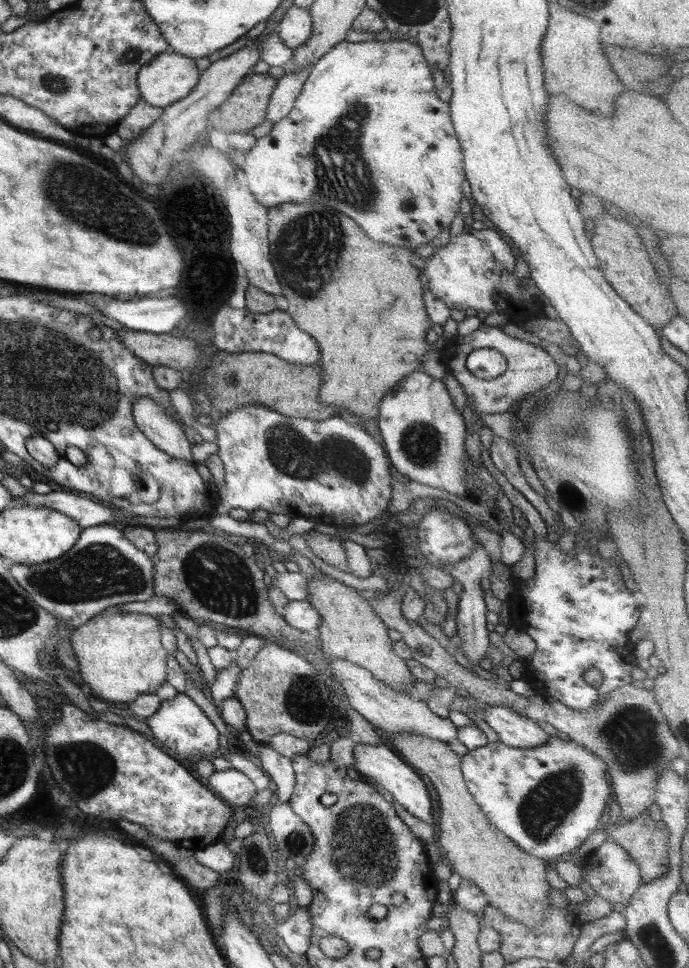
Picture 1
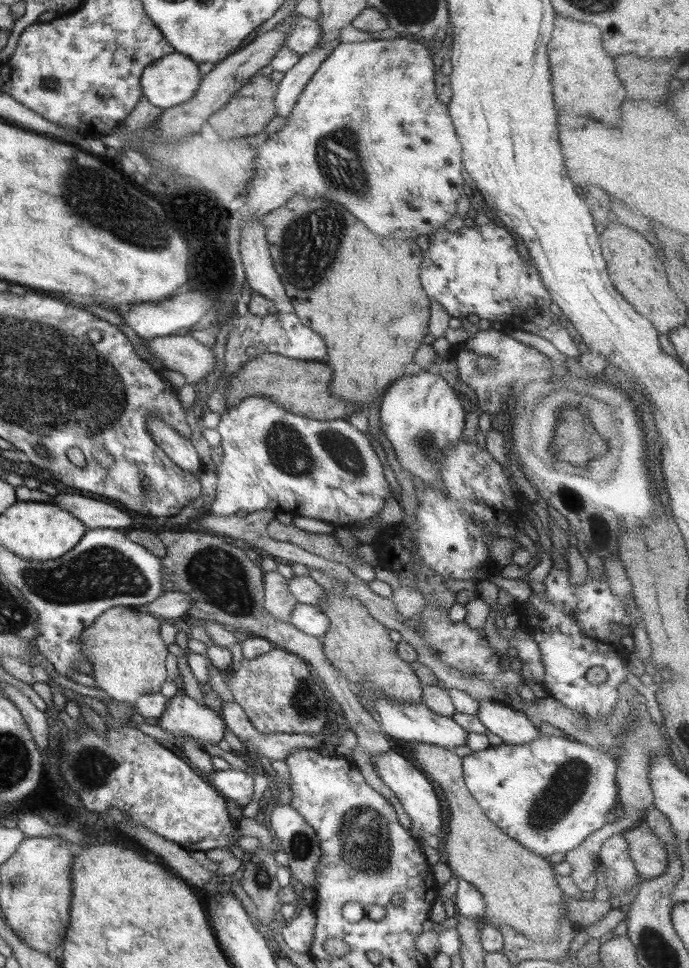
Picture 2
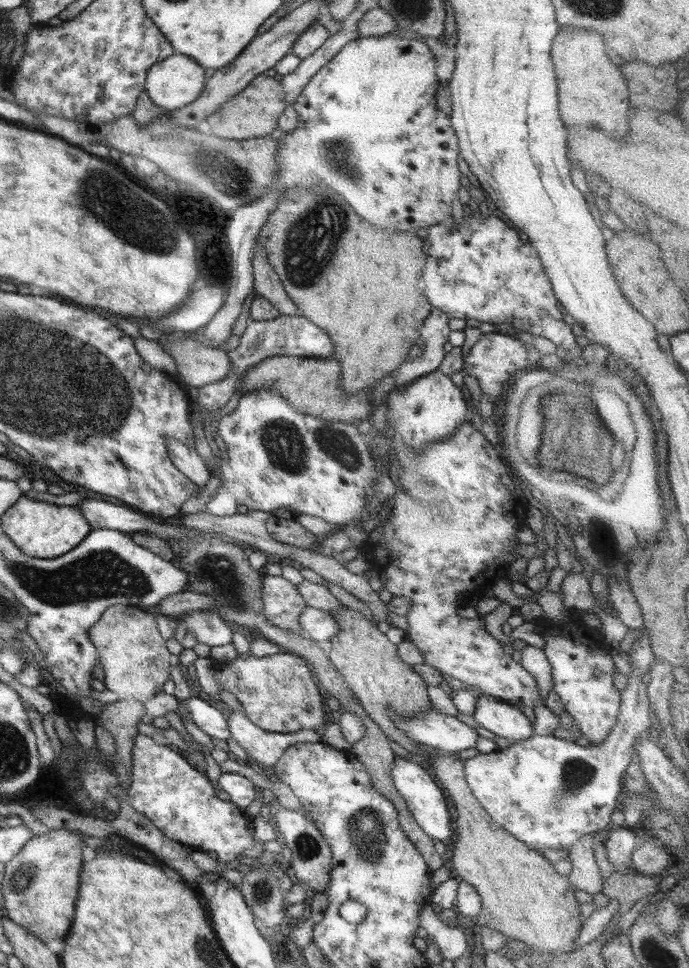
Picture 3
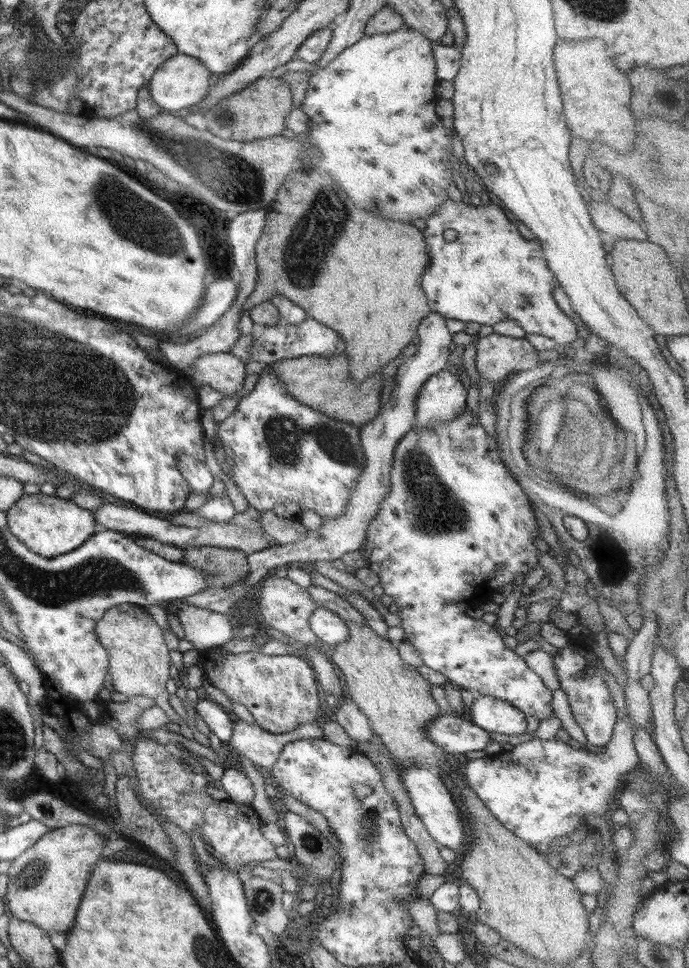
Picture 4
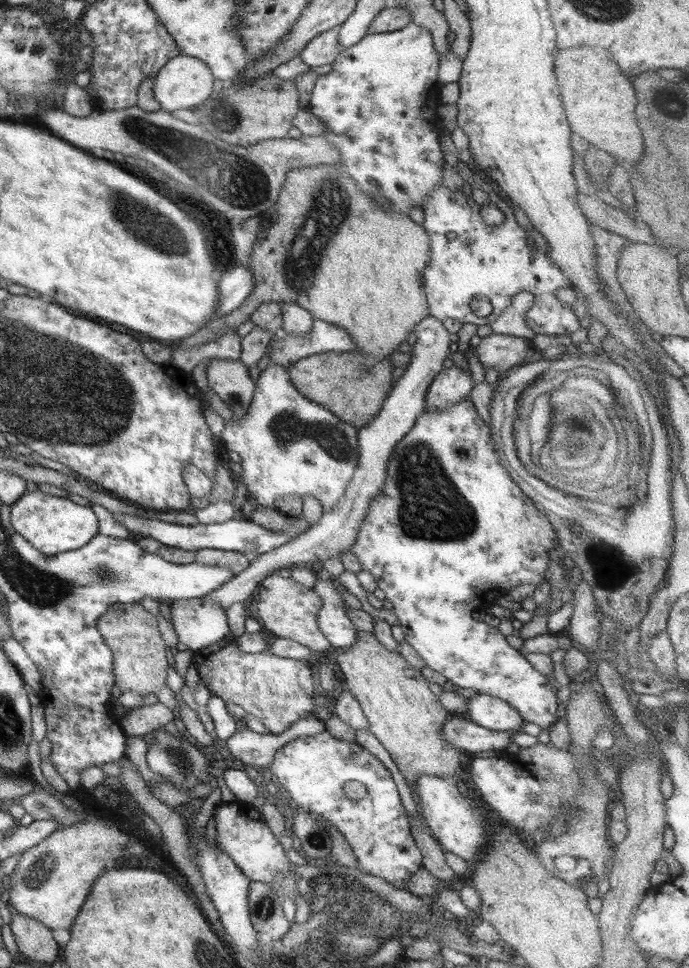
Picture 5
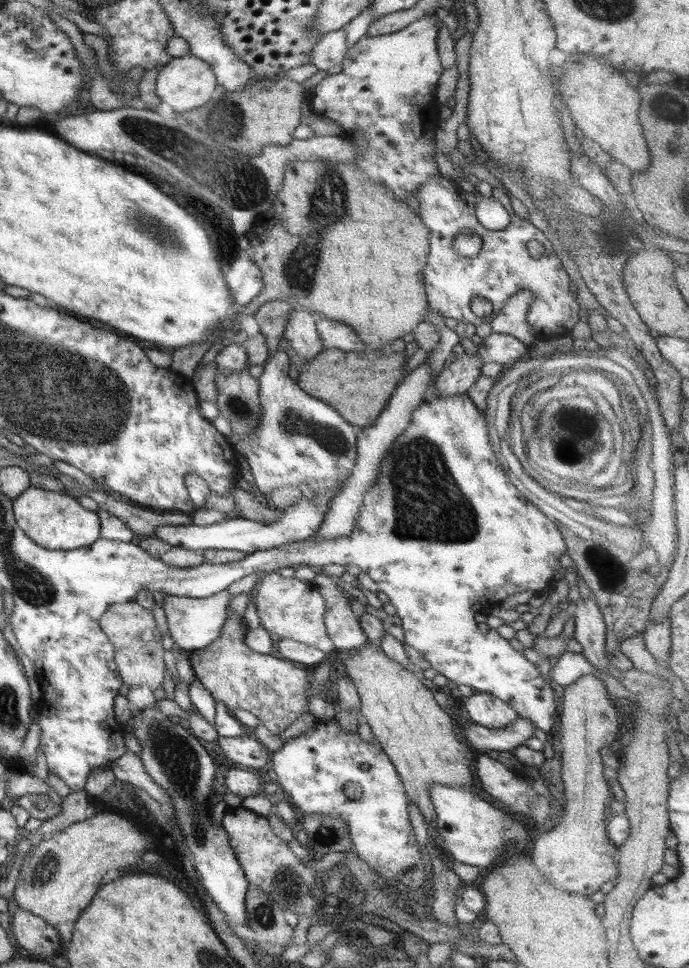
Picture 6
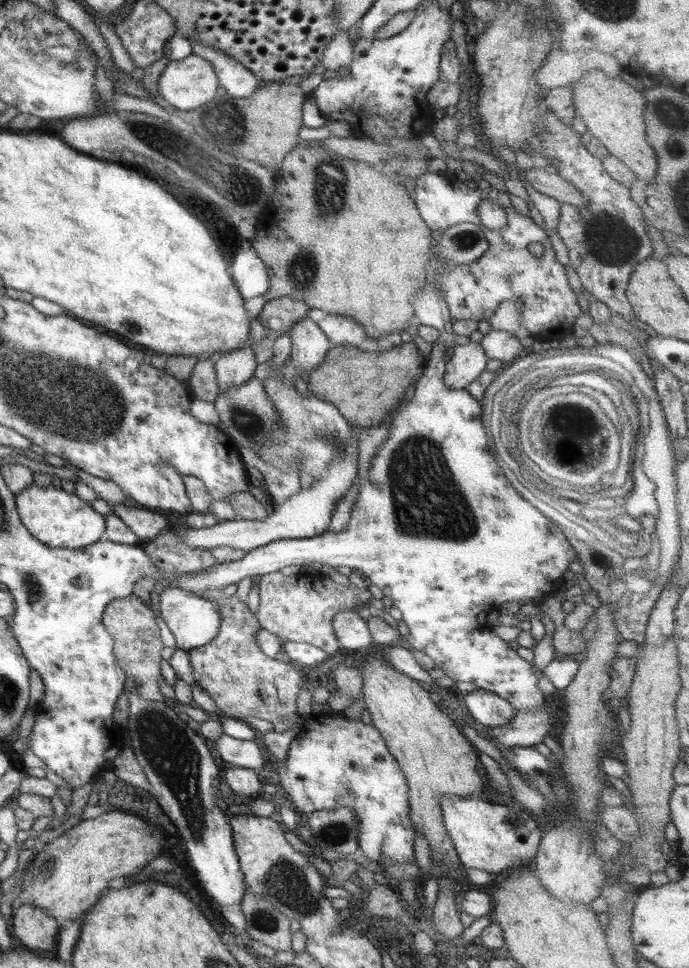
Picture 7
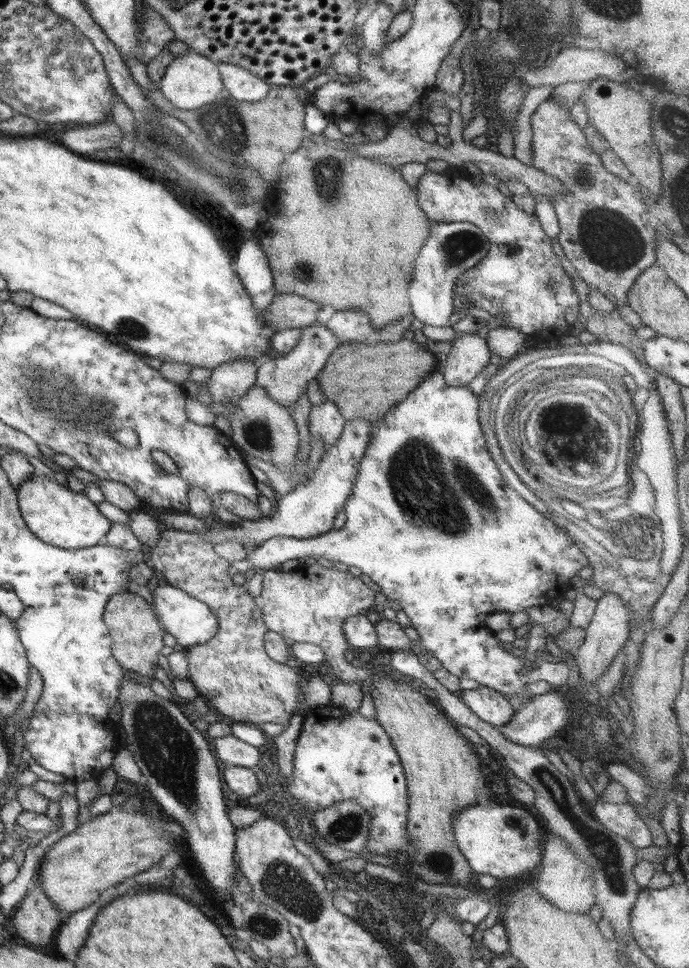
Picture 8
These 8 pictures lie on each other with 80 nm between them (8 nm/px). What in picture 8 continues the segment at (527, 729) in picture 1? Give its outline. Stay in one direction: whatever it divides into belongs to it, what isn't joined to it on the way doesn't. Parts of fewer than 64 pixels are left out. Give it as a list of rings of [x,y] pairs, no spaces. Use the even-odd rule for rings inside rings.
[[[486,687],[476,690],[461,691],[459,698],[487,724],[498,726],[508,724],[514,717],[516,710],[504,695]]]

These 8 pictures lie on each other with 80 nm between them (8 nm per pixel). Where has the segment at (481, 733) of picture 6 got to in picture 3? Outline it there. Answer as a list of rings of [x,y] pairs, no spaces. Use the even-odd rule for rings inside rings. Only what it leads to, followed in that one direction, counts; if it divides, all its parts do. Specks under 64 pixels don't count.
[[[428,710],[418,714],[418,718],[402,718],[388,712],[394,727],[420,744],[428,744],[436,750],[447,753],[460,752],[466,748],[475,748],[479,737],[476,729],[468,727],[454,716],[446,716]]]

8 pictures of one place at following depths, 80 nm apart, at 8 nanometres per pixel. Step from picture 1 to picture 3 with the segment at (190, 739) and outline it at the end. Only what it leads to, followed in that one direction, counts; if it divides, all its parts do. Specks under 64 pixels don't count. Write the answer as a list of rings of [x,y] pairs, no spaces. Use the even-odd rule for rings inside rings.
[[[200,697],[188,698],[178,701],[178,710],[175,713],[184,722],[184,719],[192,721],[204,734],[218,740],[228,740],[231,732],[228,729],[228,720],[213,704],[209,704]]]

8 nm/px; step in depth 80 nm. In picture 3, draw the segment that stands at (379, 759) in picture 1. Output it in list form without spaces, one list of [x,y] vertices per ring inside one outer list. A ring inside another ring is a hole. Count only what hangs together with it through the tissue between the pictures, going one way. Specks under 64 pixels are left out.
[[[398,752],[390,767],[390,777],[392,777],[392,783],[394,783],[396,791],[406,801],[407,809],[416,819],[418,826],[421,826],[430,838],[443,842],[449,849],[452,848],[455,836],[454,826],[452,826],[446,798],[433,774],[421,765],[411,762],[411,757],[406,757]]]

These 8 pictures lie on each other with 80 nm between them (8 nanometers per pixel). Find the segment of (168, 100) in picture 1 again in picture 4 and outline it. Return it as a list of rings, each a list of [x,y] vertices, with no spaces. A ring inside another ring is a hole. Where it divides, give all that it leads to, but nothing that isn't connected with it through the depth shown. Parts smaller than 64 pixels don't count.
[[[179,52],[158,66],[147,87],[152,100],[159,104],[165,112],[183,114],[184,110],[187,111],[197,105],[207,95],[211,87],[210,74],[208,68],[198,59]]]

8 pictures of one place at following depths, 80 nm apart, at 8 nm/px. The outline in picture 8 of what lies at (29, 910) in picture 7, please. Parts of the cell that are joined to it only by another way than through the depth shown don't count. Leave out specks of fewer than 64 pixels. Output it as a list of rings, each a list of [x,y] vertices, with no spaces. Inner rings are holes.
[[[34,882],[16,907],[17,910],[14,912],[16,934],[30,944],[48,946],[54,940],[64,917],[44,894],[41,886]]]

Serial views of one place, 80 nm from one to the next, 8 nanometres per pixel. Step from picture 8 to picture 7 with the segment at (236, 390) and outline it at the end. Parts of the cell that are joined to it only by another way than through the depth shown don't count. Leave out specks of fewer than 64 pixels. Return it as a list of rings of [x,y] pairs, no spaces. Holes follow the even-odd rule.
[[[248,348],[234,349],[215,358],[215,371],[221,392],[240,386],[254,377],[257,367],[255,354]]]

